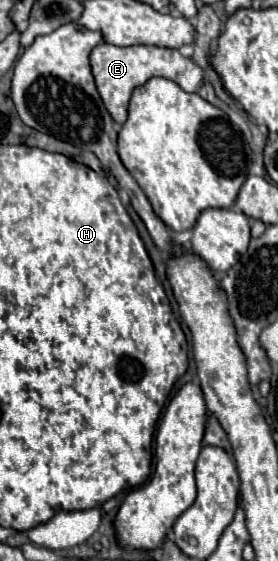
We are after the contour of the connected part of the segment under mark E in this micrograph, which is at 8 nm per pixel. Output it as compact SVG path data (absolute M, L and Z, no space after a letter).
M99 43L89 55L93 79L97 91L103 99L105 109L109 111L115 123L125 123L127 119L127 105L129 97L135 87L143 85L151 77L165 77L173 79L183 91L197 91L203 79L203 71L187 57L183 57L177 49L155 47L155 45L133 45L133 47L117 47L109 43Z

